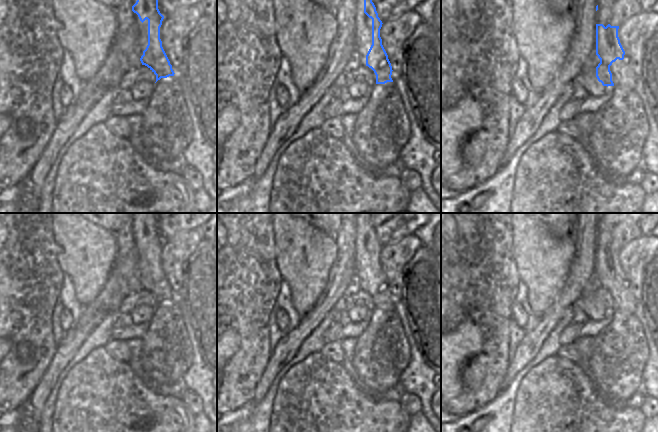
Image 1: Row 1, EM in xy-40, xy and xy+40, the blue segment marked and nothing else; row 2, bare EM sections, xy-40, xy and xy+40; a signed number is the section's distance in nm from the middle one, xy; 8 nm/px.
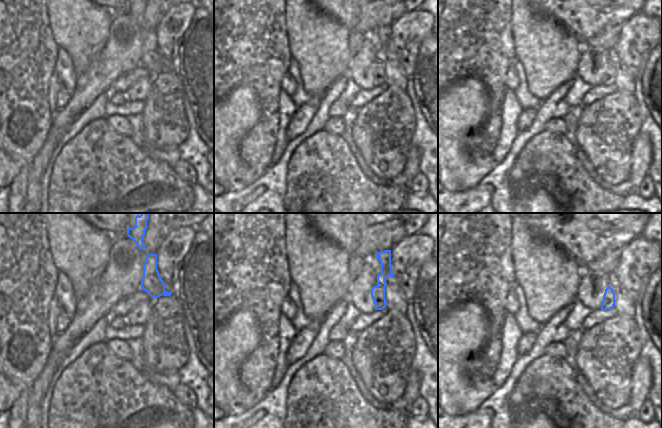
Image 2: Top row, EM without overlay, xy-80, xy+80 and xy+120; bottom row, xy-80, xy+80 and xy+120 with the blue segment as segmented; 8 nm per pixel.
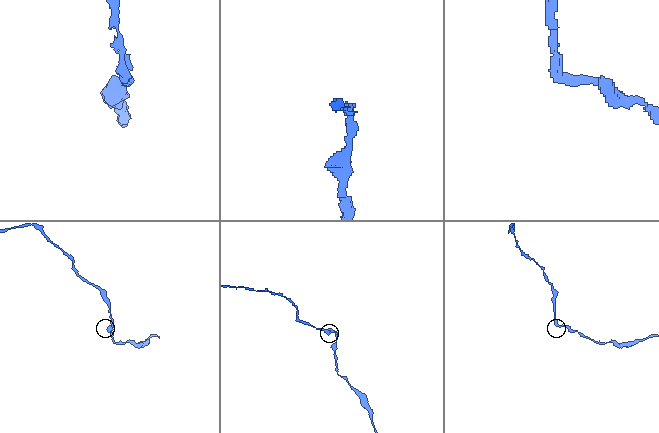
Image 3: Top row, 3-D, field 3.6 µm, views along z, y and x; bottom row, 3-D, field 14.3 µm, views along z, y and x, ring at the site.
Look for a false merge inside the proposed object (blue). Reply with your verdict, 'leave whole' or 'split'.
split

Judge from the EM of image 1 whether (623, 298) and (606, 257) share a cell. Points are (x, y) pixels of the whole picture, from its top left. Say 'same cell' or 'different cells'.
same cell

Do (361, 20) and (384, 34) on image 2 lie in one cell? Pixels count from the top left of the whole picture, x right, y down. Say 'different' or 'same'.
different

